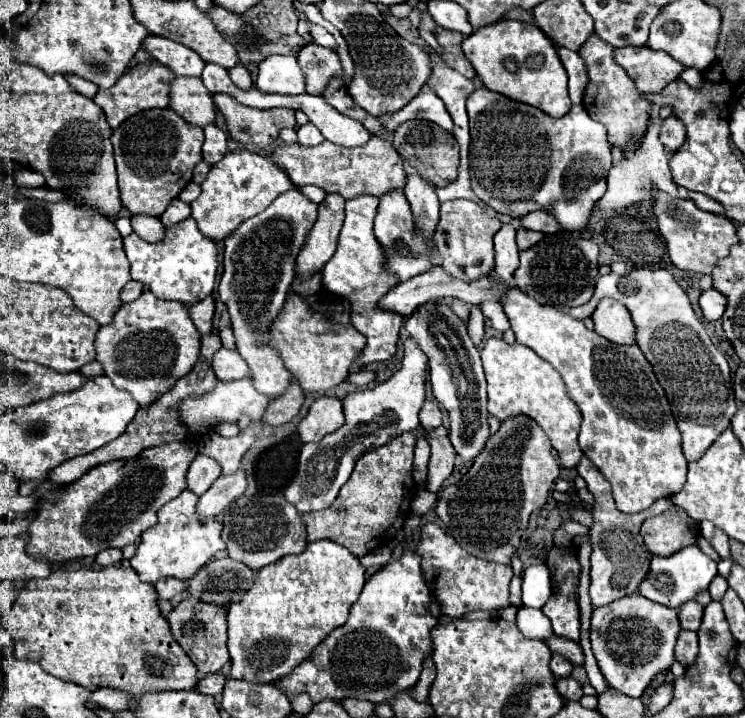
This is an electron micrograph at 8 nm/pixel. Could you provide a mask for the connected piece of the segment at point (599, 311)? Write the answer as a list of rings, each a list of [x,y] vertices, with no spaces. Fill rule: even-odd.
[[[604,298],[592,314],[596,334],[614,344],[636,344],[636,326],[626,306],[612,298]]]

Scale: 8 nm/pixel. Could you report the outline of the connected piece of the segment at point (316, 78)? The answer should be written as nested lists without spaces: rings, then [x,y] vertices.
[[[306,44],[298,54],[298,64],[302,66],[302,74],[306,80],[308,94],[322,94],[328,80],[336,74],[342,74],[342,66],[338,54],[330,48],[318,44]]]

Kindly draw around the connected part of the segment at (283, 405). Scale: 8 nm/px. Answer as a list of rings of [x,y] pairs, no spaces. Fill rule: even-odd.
[[[292,380],[286,394],[268,404],[268,410],[264,412],[262,422],[272,424],[272,426],[282,426],[282,424],[290,422],[300,412],[302,404],[304,404],[304,392],[302,392],[300,384],[296,380]]]

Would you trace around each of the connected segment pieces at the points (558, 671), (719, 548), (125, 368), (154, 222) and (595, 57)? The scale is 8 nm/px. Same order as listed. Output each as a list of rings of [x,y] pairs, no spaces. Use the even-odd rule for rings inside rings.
[[[552,654],[550,668],[552,668],[552,672],[554,672],[556,678],[568,678],[572,674],[572,662],[568,662],[566,658],[562,658],[560,654]]]
[[[716,528],[714,530],[714,536],[712,536],[712,548],[722,556],[722,558],[728,558],[728,536],[724,534],[724,530]]]
[[[150,290],[138,300],[124,304],[114,320],[100,326],[96,334],[96,360],[116,388],[128,390],[144,408],[166,394],[200,358],[200,332],[196,330],[188,308],[176,300],[156,298]]]
[[[138,214],[138,216],[132,216],[130,222],[132,222],[134,232],[136,232],[140,238],[144,238],[146,242],[158,242],[158,240],[162,240],[164,226],[162,226],[162,222],[160,222],[156,216]]]
[[[592,34],[586,40],[586,44],[580,48],[578,54],[584,58],[588,76],[590,76],[590,84],[588,84],[586,96],[584,96],[584,108],[588,110],[590,118],[602,122],[608,128],[610,146],[618,146],[624,150],[632,138],[640,140],[640,134],[646,132],[646,126],[650,120],[648,110],[652,104],[642,98],[642,94],[636,90],[636,86],[628,78],[628,74],[616,64],[614,46],[610,46],[608,42],[604,42],[596,34]]]

